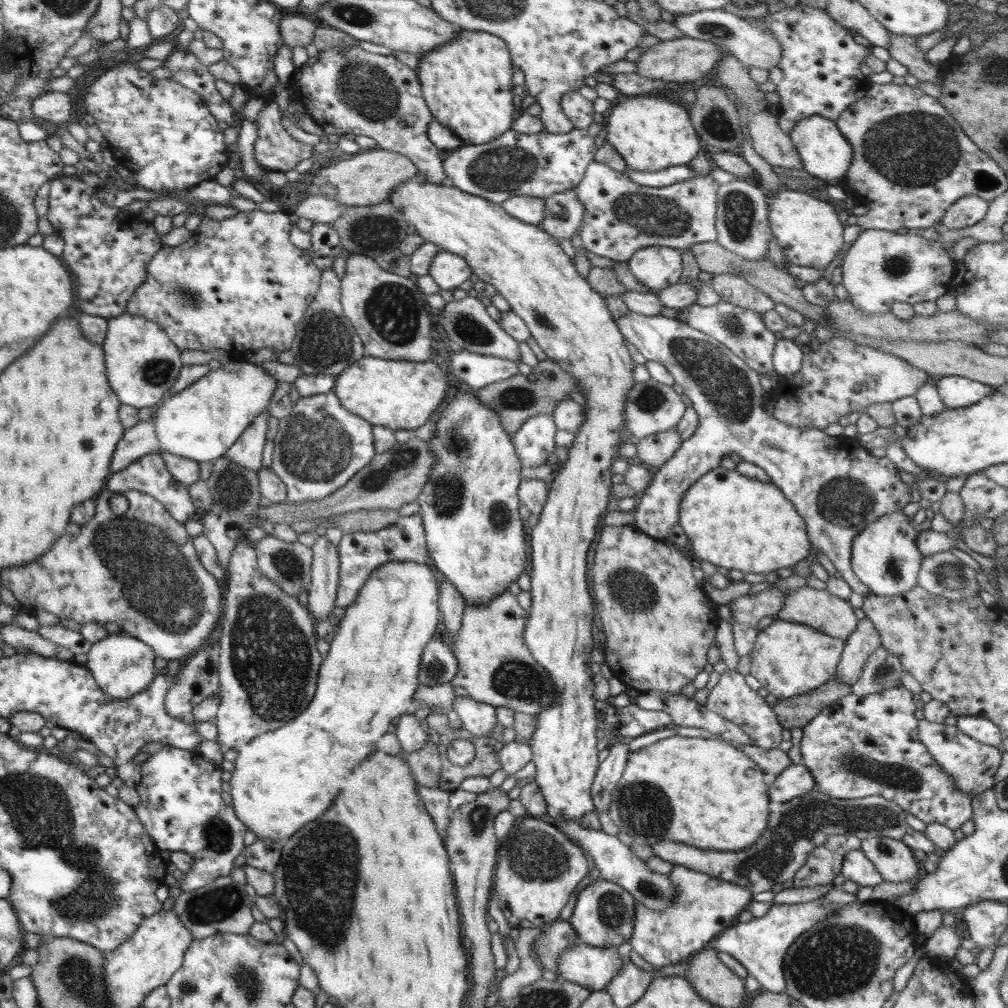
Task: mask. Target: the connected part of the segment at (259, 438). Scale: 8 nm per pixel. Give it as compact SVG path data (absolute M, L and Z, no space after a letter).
M264 409L260 415L254 418L254 421L248 425L248 428L236 439L234 445L228 448L224 458L228 458L245 468L258 472L262 465L262 453L266 434L268 434L268 409Z

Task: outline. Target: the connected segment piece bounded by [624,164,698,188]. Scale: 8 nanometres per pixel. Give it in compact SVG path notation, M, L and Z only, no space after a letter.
M686 165L680 166L668 166L668 168L656 171L640 171L634 170L630 167L624 169L624 174L634 182L634 184L640 184L640 186L650 187L663 187L682 182L690 178L696 177L696 172Z

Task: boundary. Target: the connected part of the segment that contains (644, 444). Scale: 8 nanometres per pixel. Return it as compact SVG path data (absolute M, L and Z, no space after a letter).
M676 428L642 438L637 445L638 454L635 461L659 468L680 449L682 441Z

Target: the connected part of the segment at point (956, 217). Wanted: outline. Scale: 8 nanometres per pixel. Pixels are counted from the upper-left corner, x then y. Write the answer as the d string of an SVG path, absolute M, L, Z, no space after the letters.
M964 196L956 200L941 218L946 228L966 228L980 222L989 209L989 203L977 196Z

